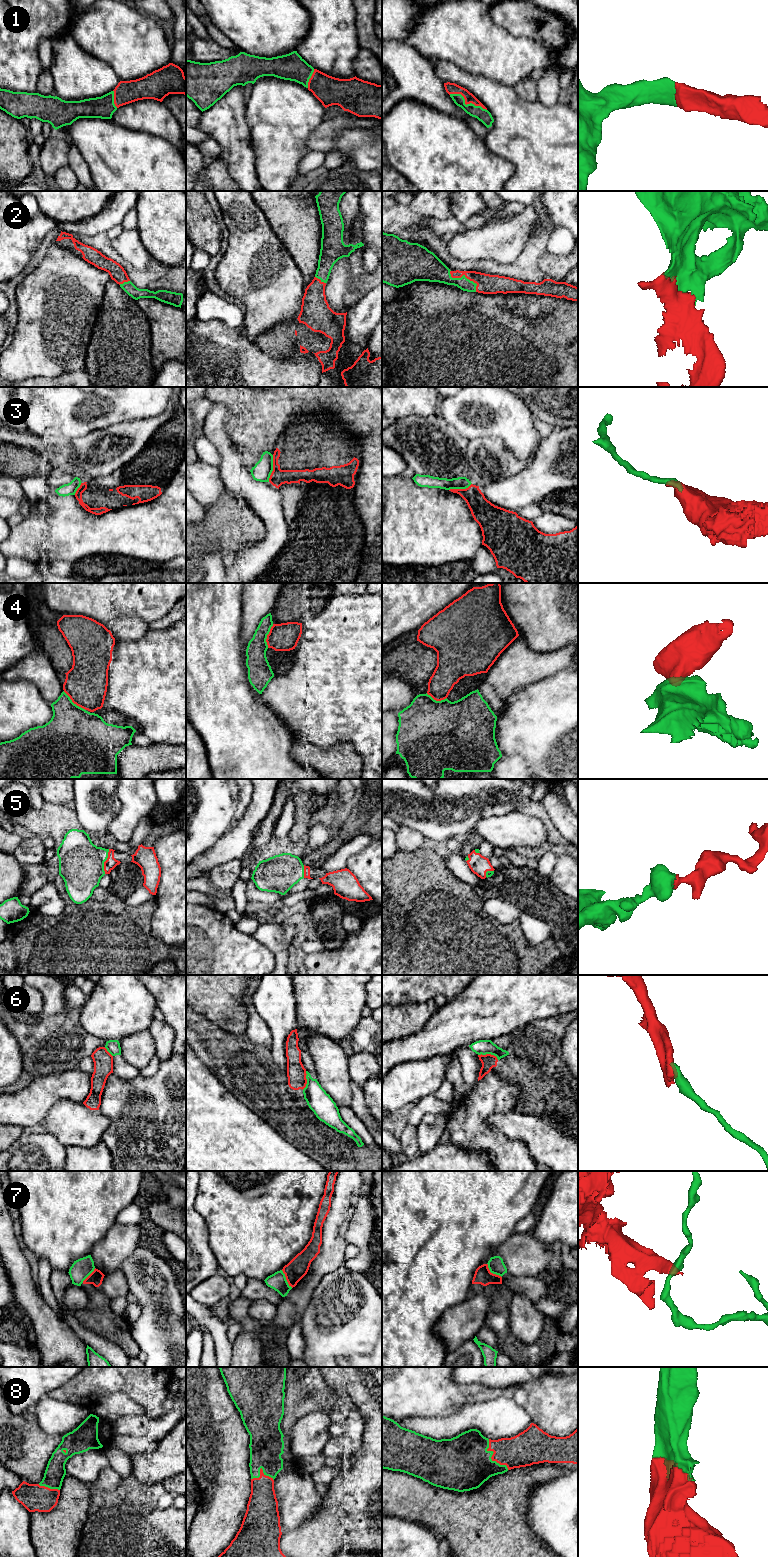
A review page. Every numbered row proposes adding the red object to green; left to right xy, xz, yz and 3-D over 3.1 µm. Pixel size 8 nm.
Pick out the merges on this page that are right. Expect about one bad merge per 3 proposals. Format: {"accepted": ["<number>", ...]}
{"accepted": ["1", "2", "5", "8"]}

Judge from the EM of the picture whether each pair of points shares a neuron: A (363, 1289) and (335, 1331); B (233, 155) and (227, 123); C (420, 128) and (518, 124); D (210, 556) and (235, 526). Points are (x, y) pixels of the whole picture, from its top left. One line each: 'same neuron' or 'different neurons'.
A: same neuron
B: same neuron
C: different neurons
D: different neurons

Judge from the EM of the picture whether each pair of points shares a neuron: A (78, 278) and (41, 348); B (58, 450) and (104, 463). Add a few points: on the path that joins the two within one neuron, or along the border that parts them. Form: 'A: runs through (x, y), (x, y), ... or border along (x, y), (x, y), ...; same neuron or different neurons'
A: runs through (63, 295), (53, 313), (53, 331); same neuron
B: border along (67, 442), (65, 454), (56, 461); different neurons

